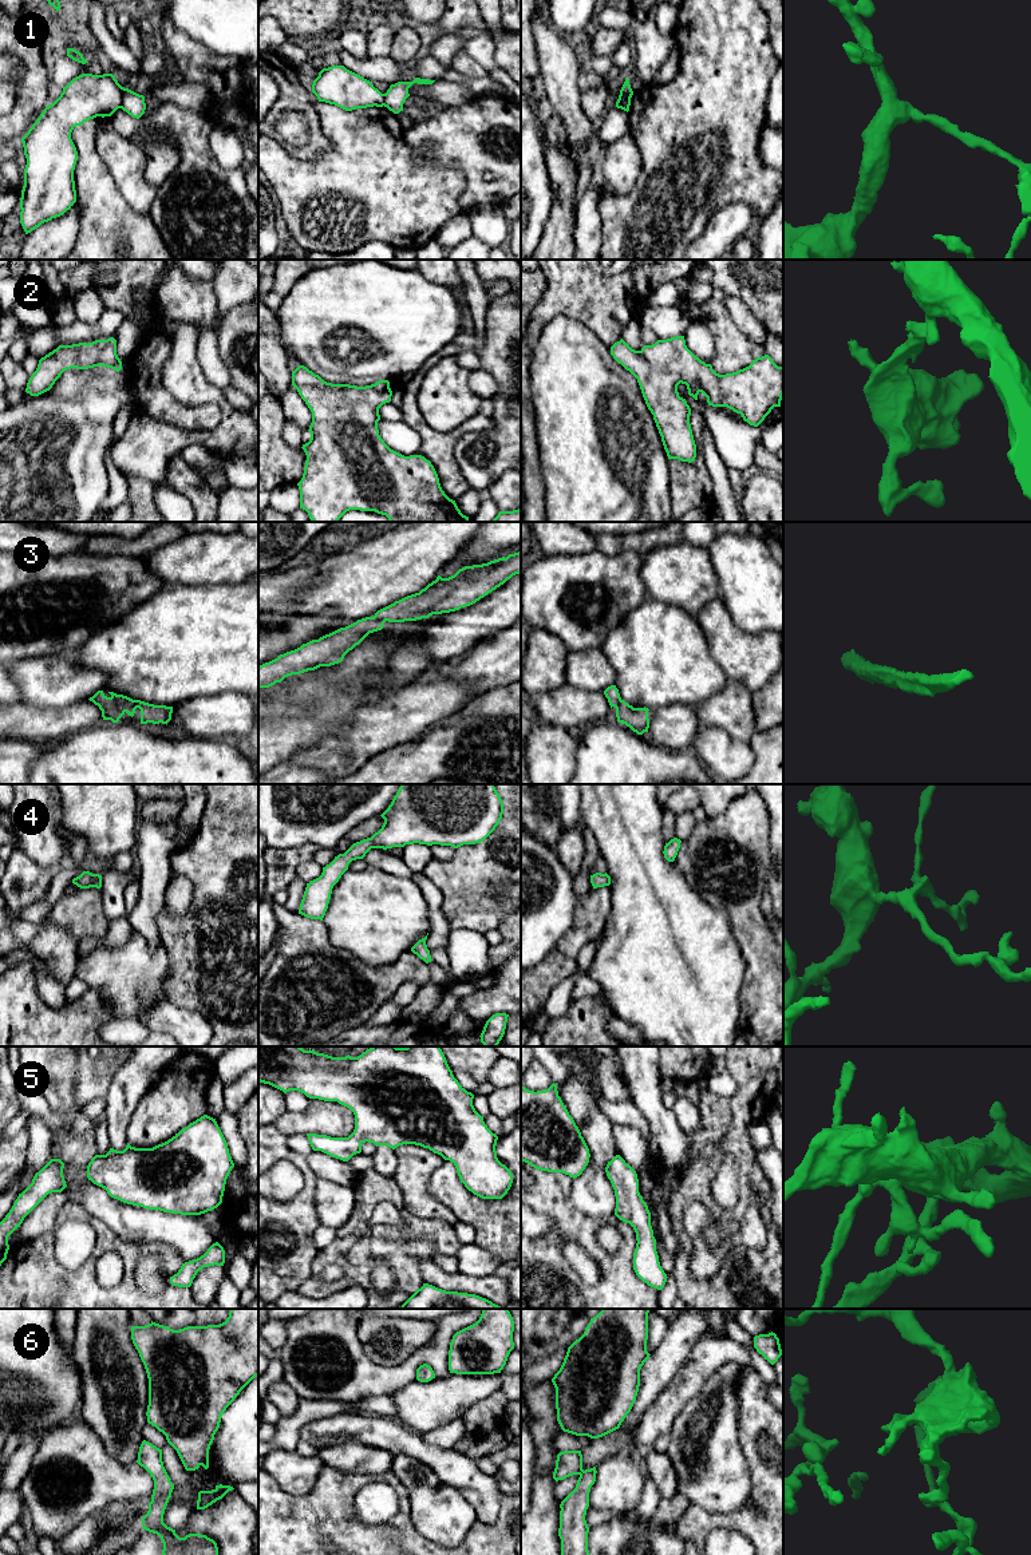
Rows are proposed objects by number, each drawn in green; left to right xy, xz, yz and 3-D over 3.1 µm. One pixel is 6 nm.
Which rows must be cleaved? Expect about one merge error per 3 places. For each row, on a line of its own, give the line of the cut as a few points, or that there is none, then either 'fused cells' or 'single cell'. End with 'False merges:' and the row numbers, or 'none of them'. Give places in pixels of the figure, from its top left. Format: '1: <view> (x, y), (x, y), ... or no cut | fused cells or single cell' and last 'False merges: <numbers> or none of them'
1: xy (127, 88), (119, 107) | fused cells
2: no cut | single cell
3: no cut | single cell
4: no cut | single cell
5: no cut | single cell
6: no cut | single cell
False merges: 1

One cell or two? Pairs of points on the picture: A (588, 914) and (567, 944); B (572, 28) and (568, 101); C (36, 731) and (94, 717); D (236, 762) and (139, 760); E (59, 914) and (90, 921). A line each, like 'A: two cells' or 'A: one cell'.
A: one cell
B: two cells
C: one cell
D: one cell
E: one cell

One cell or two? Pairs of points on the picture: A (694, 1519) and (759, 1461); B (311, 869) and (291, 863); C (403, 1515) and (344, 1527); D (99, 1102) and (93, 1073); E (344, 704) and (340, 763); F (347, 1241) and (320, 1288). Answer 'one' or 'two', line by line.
A: one
B: two
C: one
D: two
E: two
F: one

